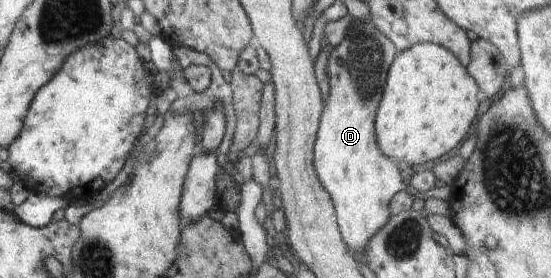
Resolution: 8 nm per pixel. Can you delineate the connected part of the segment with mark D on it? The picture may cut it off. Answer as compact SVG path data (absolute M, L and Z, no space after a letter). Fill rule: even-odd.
M354 19L342 43L330 52L330 91L320 118L312 163L321 186L334 206L342 241L362 257L367 243L389 221L390 202L395 193L406 190L401 166L379 151L374 131L376 112L393 59L393 43L373 25L371 19Z

